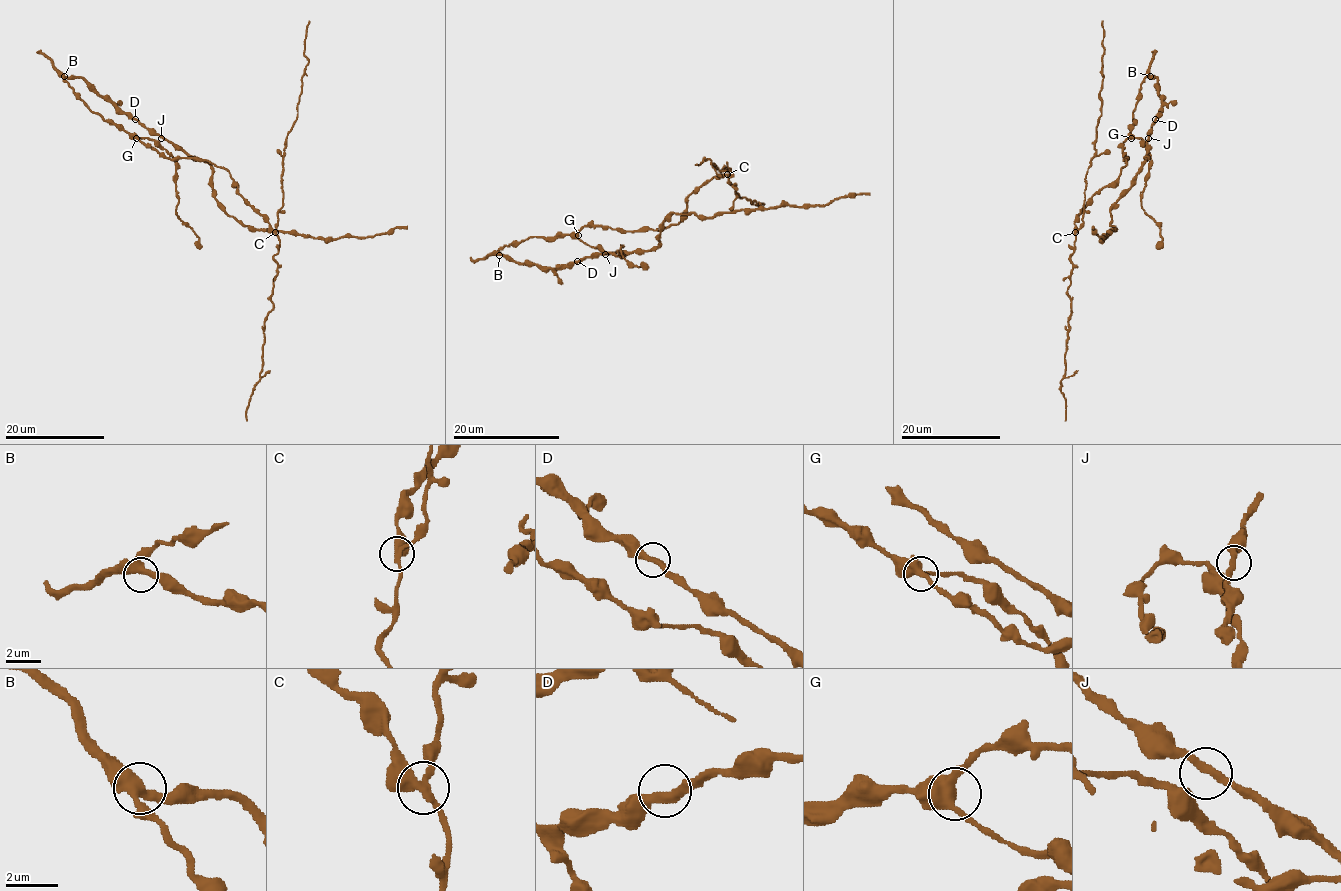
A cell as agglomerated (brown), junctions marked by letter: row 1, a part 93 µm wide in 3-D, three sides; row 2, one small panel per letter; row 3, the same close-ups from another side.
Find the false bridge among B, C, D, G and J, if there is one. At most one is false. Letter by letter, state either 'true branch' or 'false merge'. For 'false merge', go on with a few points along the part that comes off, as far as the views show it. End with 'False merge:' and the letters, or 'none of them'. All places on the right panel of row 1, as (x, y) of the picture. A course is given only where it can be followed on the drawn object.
B: true branch
C: false merge; course (1074, 232), (1083, 222), (1085, 174), (1095, 151), (1095, 129), (1101, 113), (1101, 20)
D: true branch
G: true branch
J: true branch
False merge: C

